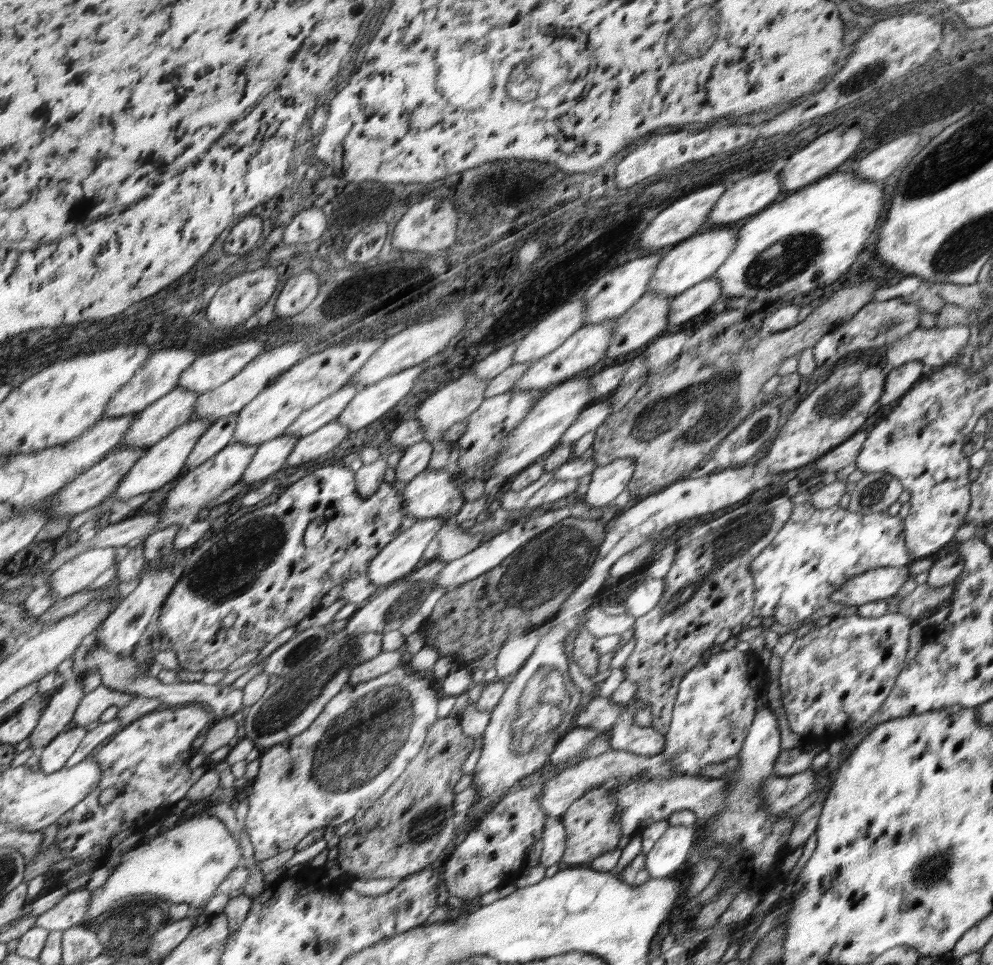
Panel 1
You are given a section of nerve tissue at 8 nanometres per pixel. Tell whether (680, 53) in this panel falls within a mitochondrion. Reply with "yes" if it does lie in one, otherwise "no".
yes

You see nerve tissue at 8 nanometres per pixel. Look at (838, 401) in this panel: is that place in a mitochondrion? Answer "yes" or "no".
yes

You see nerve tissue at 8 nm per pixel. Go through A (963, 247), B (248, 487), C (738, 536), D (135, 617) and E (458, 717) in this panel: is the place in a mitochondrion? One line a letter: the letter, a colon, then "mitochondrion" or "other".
A: mitochondrion
B: other
C: mitochondrion
D: mitochondrion
E: other

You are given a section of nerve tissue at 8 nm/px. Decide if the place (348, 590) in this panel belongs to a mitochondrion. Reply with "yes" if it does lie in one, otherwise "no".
no

